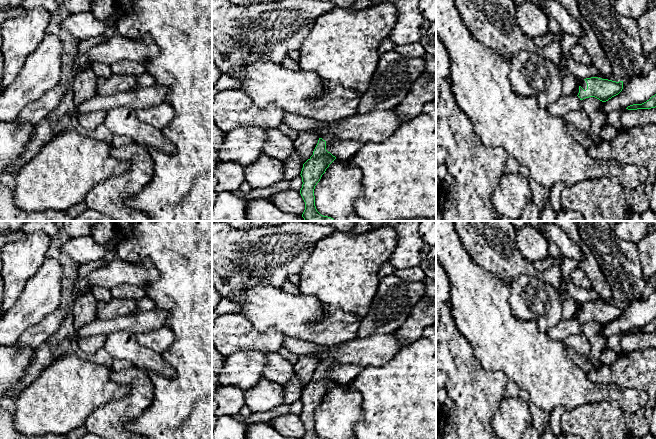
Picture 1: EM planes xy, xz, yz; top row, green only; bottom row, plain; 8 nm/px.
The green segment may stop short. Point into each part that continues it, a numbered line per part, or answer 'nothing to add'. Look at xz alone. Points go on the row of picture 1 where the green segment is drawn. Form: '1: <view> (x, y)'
1: xz (329, 140)

